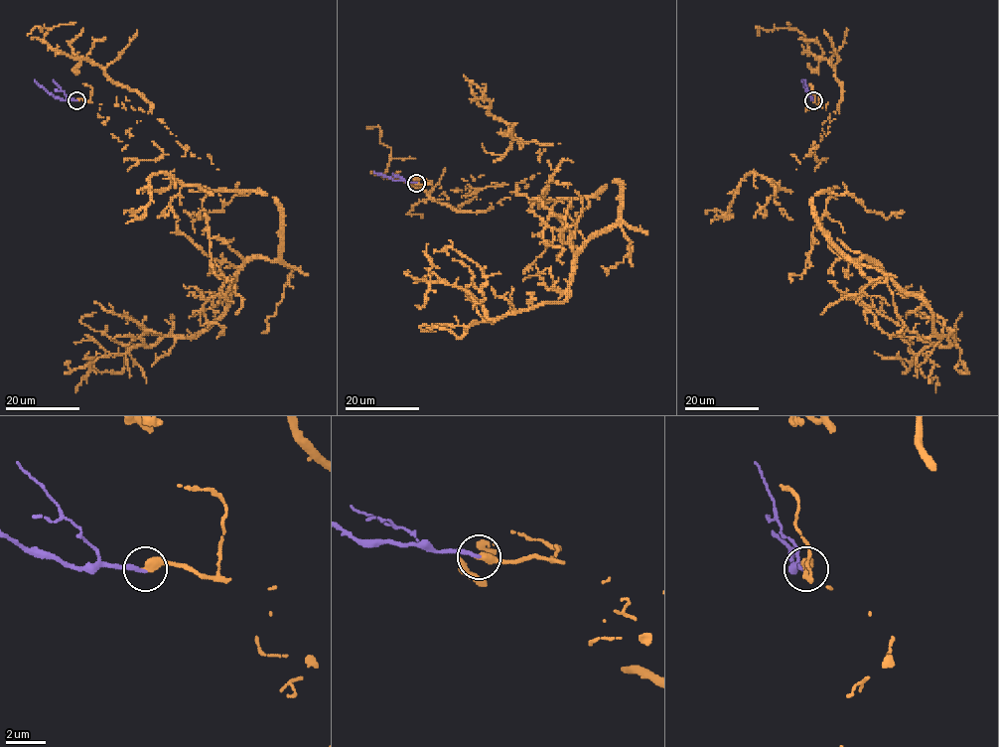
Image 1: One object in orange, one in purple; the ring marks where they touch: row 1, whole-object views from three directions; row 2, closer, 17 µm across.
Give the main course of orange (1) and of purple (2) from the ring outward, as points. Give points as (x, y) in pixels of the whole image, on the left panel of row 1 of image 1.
1: (76, 99), (87, 59), (189, 190), (274, 199), (276, 259), (177, 229), (116, 96)
2: (76, 99), (54, 97), (34, 80)

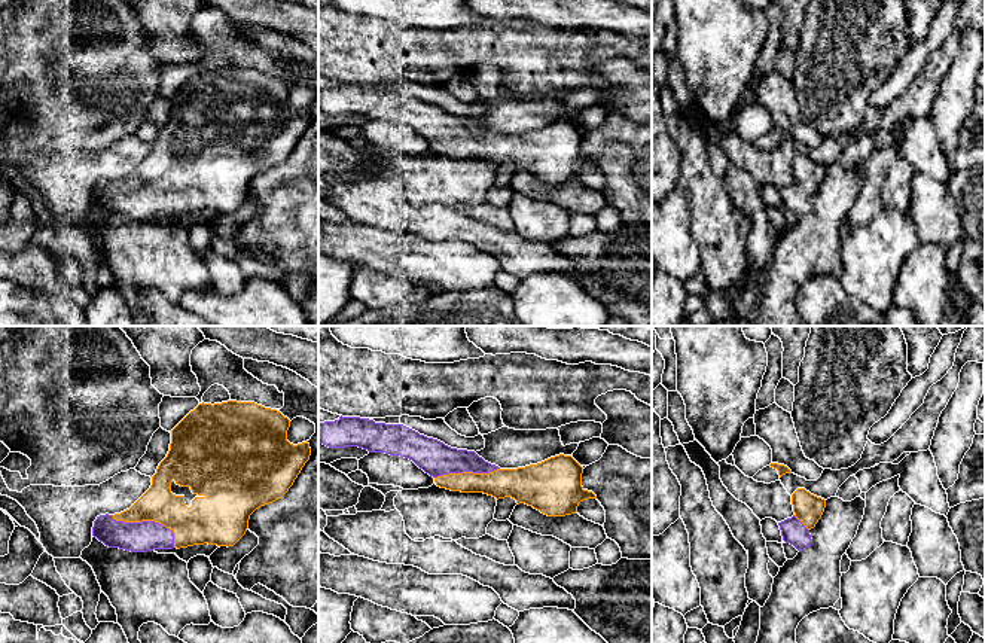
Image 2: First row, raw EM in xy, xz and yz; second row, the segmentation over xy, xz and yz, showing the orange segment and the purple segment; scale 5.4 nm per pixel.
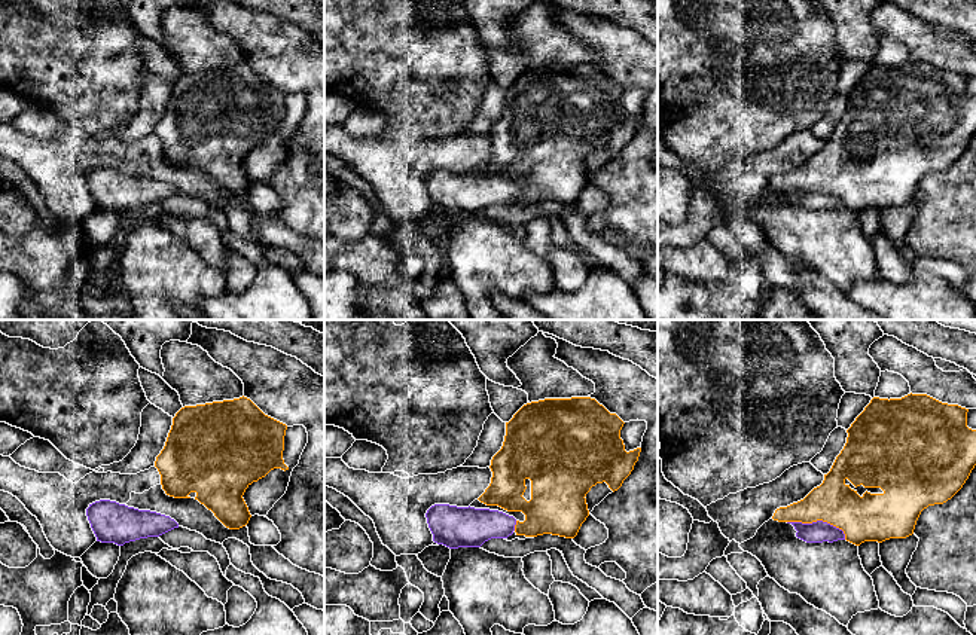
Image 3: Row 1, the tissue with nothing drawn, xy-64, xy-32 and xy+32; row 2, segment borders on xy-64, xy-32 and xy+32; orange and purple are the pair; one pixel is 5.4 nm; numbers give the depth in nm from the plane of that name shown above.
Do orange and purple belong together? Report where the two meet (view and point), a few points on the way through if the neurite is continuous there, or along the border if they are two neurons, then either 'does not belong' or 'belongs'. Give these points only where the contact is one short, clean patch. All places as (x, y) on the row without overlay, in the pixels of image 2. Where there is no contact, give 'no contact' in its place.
meets orange in xy at (149, 186); runs through xy (192, 192), (149, 186), (143, 195), (143, 203); belongs

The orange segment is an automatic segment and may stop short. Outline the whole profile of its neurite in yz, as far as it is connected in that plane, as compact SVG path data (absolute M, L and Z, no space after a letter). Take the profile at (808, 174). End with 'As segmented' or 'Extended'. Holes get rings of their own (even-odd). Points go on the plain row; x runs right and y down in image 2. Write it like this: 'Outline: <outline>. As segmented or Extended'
Outline: M798 155L792 161L792 171L795 182L778 189L778 192L783 207L793 211L798 217L803 217L812 210L809 196L821 185L826 167L811 161L805 155Z. Extended

